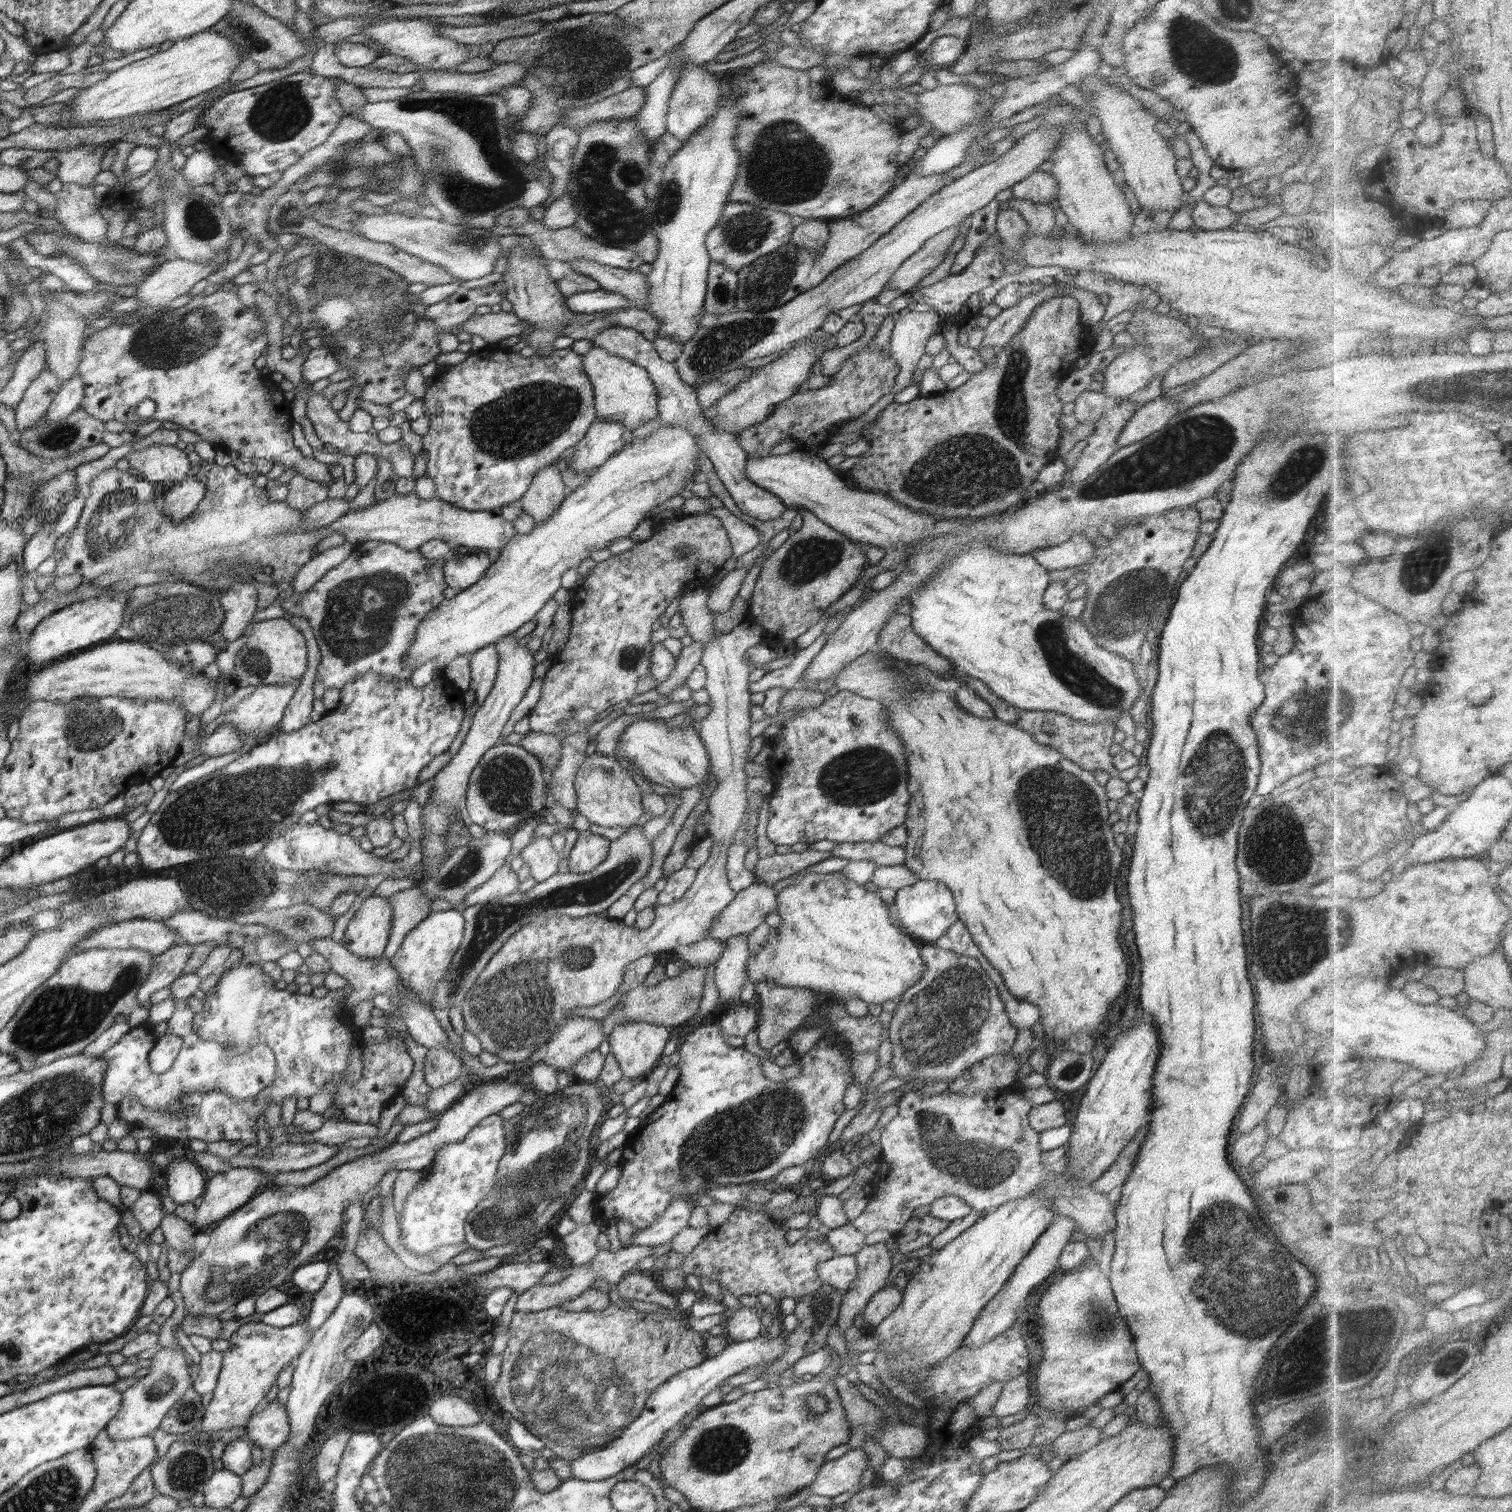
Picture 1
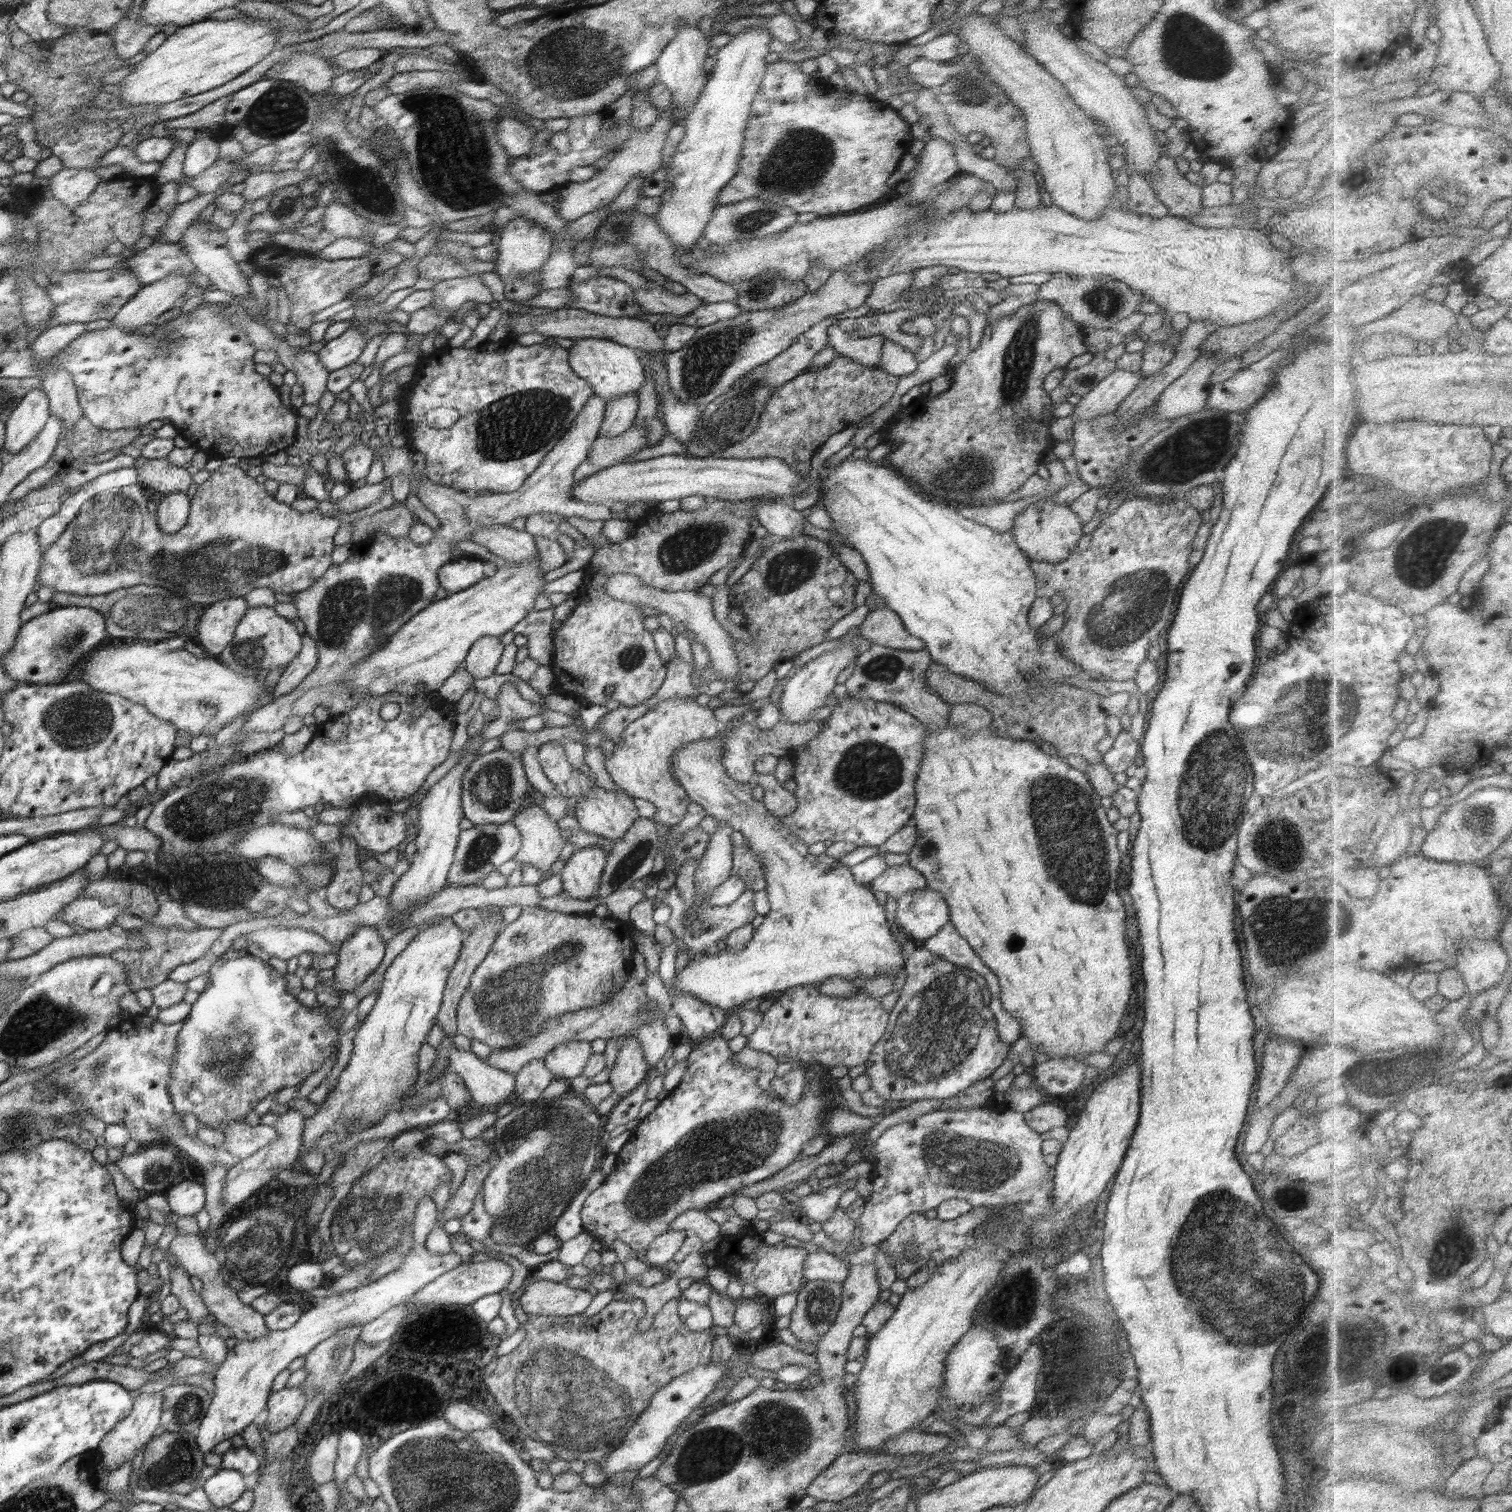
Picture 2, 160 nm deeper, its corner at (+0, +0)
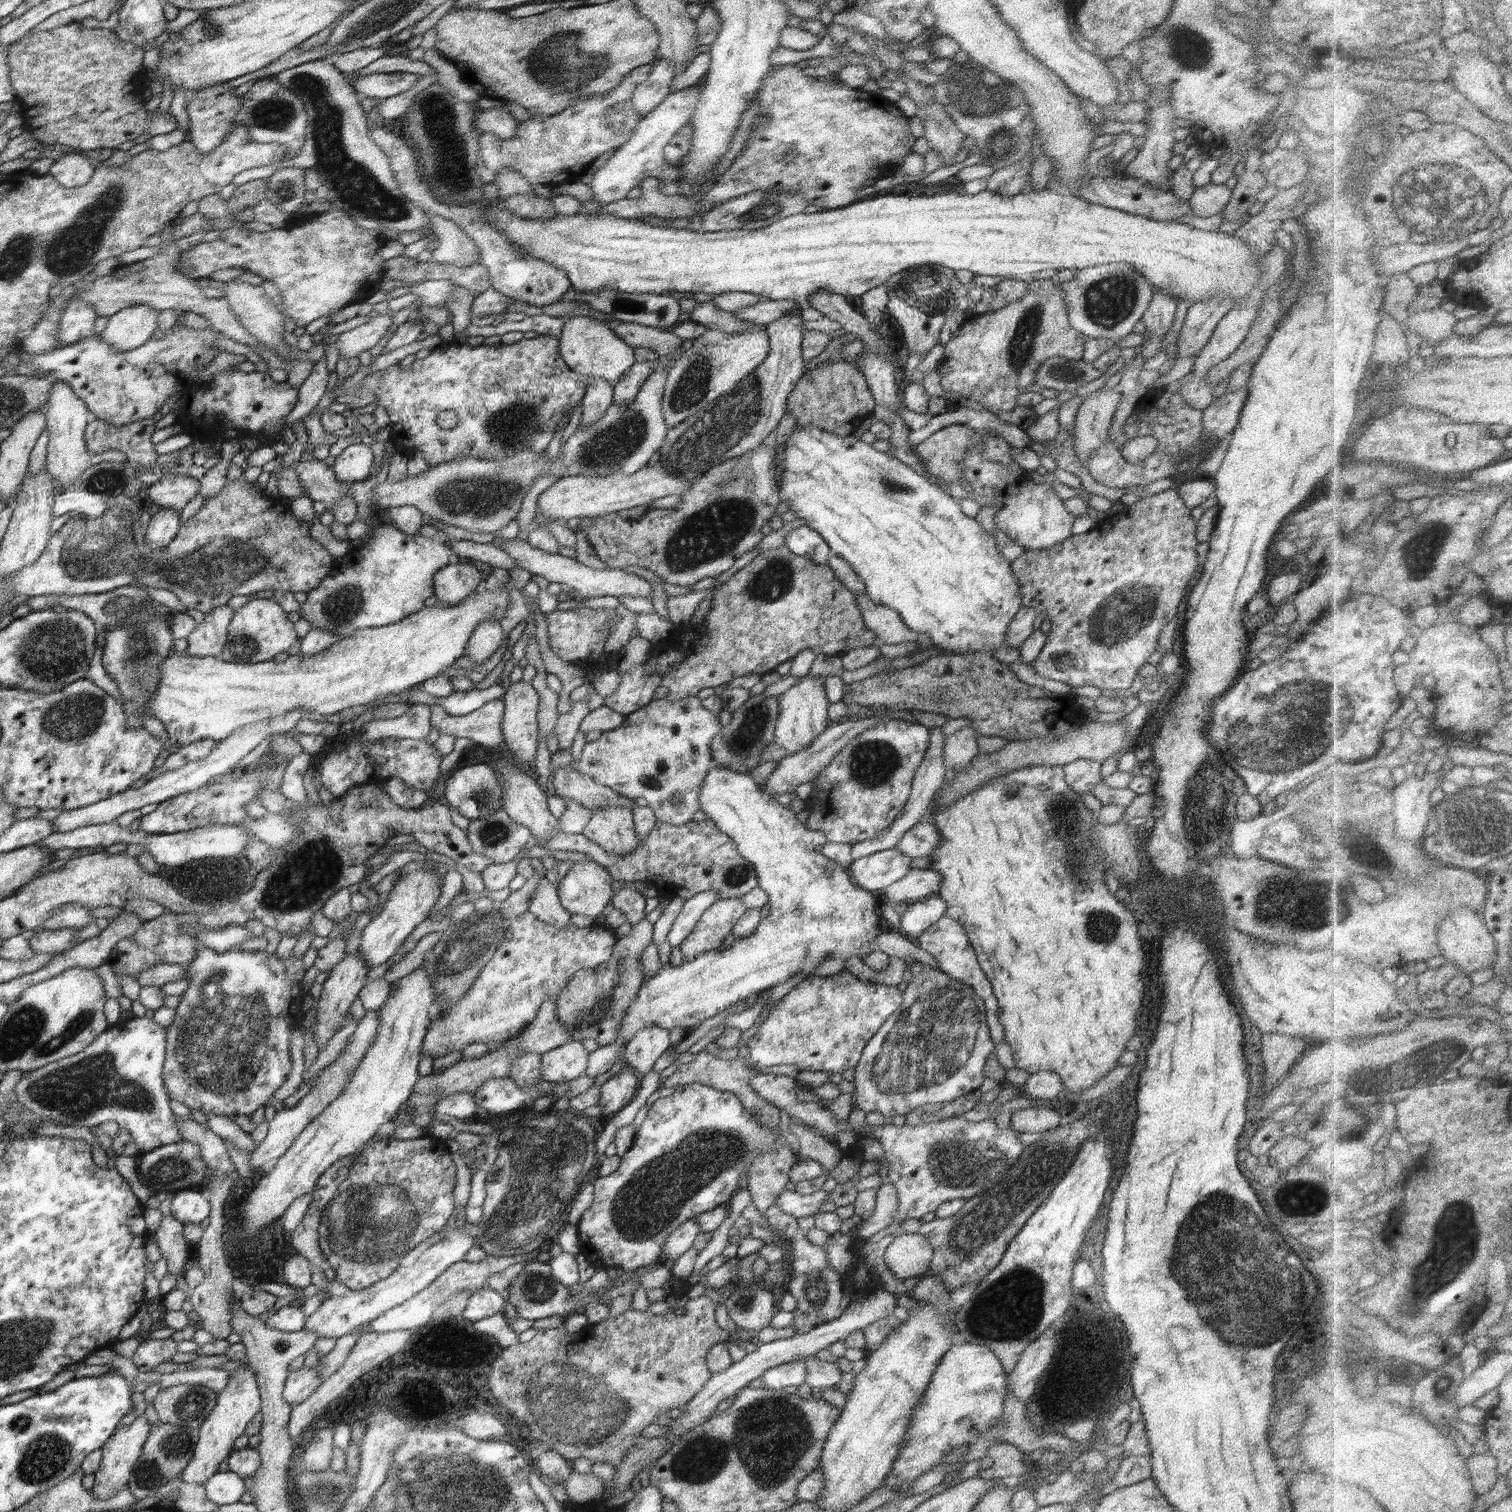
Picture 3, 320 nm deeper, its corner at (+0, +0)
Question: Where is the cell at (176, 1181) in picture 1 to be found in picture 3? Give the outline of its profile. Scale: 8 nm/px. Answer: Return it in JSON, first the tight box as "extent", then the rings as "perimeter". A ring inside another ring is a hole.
{"extent":[168,1189,210,1224],"perimeter":[[[187,1189],[175,1192],[171,1208],[168,1212],[184,1224],[198,1224],[210,1214],[210,1203],[204,1196],[203,1191]]]}

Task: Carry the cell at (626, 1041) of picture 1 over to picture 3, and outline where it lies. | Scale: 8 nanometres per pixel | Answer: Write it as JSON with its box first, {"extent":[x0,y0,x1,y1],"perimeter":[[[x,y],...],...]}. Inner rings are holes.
{"extent":[598,1065,639,1118],"perimeter":[[[628,1065],[620,1073],[614,1075],[605,1084],[600,1085],[600,1102],[598,1106],[602,1109],[602,1117],[612,1118],[618,1111],[624,1109],[632,1102],[639,1089],[638,1081],[634,1077],[634,1068]]]}

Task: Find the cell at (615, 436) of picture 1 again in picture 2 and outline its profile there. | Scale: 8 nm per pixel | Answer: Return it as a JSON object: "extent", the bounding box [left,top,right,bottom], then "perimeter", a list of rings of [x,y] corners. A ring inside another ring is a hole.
{"extent":[598,395,639,437],"perimeter":[[[624,395],[606,402],[604,418],[601,422],[598,437],[613,437],[625,433],[634,422],[639,407],[639,397]]]}

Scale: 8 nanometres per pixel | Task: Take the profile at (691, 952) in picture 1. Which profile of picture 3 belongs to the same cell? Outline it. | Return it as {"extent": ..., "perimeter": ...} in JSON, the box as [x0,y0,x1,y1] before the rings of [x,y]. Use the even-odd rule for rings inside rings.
{"extent":[555,917,653,1046],"perimeter":[[[644,917],[615,942],[608,960],[596,968],[581,968],[570,977],[555,1005],[558,1020],[574,1041],[594,1039],[599,1046],[608,1046],[619,1039],[623,1016],[643,983],[645,973],[640,955],[651,942],[653,924]]]}

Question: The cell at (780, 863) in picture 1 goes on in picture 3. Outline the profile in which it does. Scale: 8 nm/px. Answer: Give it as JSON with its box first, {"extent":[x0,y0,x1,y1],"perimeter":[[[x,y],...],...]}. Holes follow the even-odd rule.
{"extent":[538,818,759,900],"perimeter":[[[710,818],[700,822],[691,821],[681,826],[672,826],[657,820],[654,830],[648,832],[648,836],[643,838],[643,843],[636,850],[620,856],[608,854],[584,834],[561,832],[550,840],[542,841],[538,846],[551,851],[584,852],[610,873],[616,885],[623,881],[643,881],[649,887],[656,888],[660,899],[672,900],[681,895],[686,900],[699,892],[717,890],[718,898],[726,900],[741,898],[759,886],[754,867],[742,858],[734,841],[720,833]]]}

